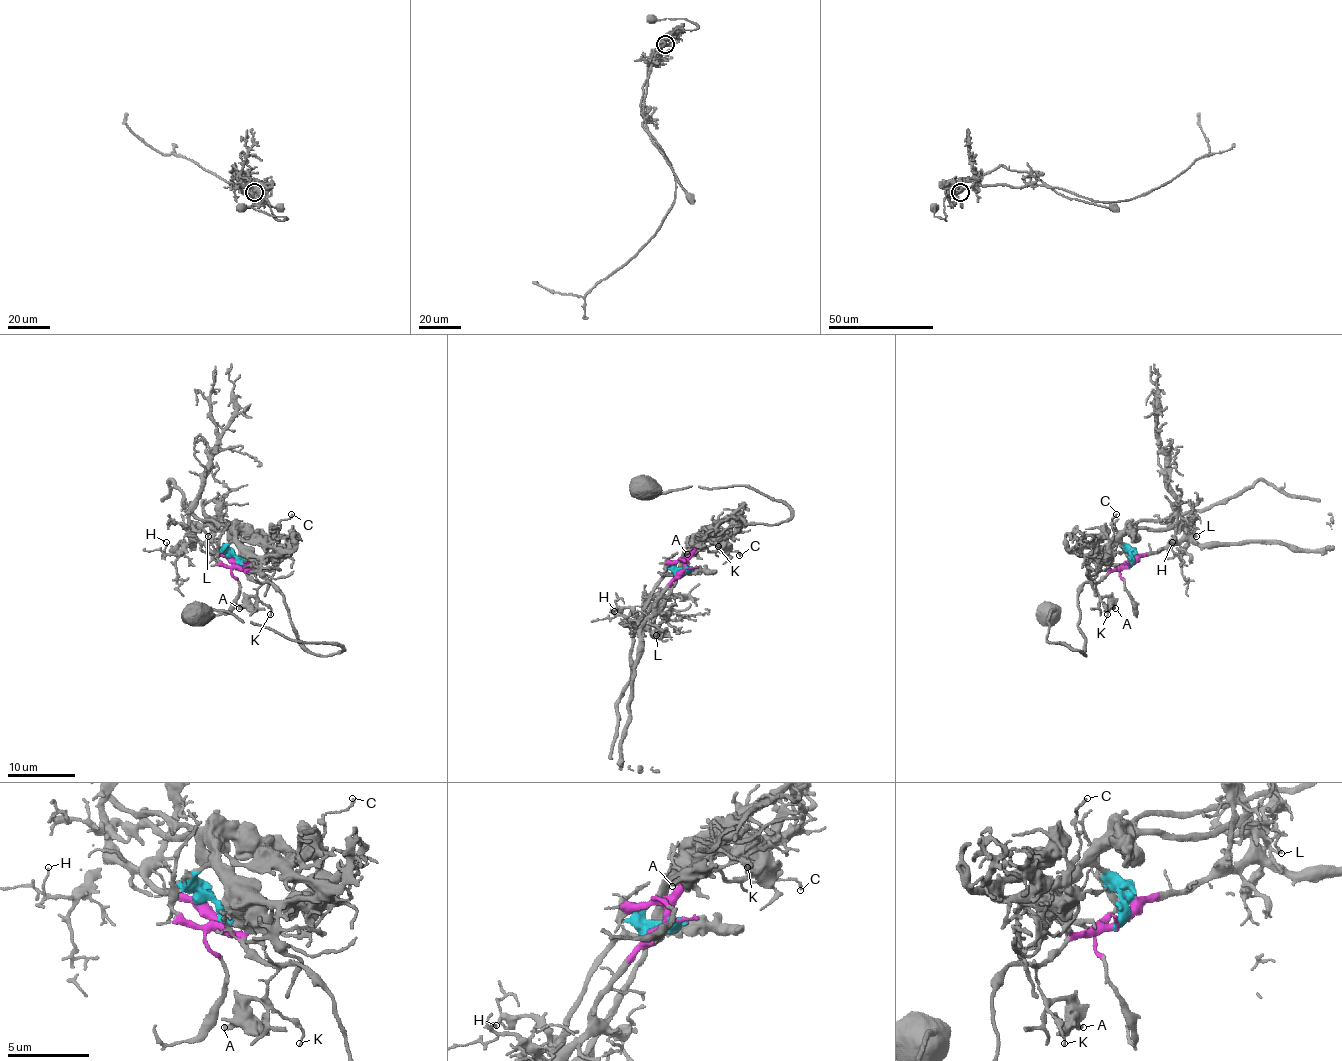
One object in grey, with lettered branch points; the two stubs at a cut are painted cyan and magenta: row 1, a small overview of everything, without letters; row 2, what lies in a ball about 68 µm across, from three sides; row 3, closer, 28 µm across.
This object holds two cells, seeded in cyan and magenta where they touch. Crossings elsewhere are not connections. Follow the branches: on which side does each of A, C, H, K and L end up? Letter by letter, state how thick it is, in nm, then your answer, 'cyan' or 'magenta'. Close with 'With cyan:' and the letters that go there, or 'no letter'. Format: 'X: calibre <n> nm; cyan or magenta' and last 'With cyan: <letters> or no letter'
A: calibre 280 nm; magenta
C: calibre 140 nm; magenta
H: calibre 100 nm; magenta
K: calibre 130 nm; magenta
L: calibre 120 nm; cyan
With cyan: L

